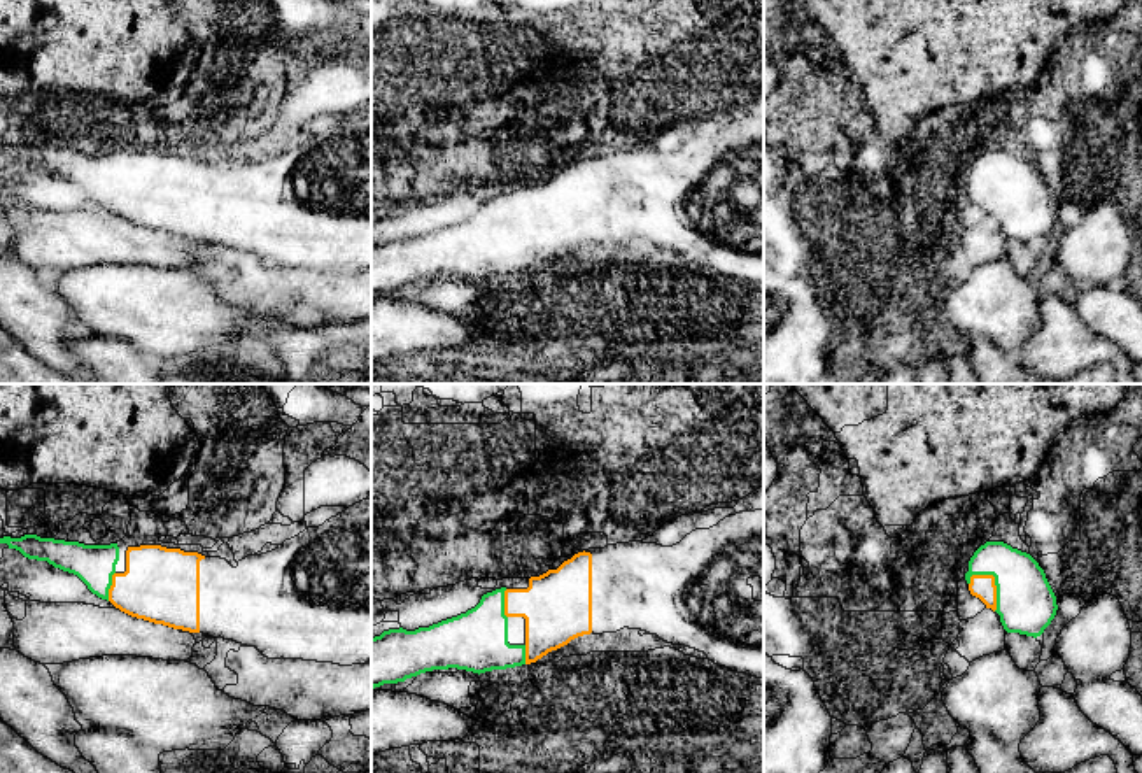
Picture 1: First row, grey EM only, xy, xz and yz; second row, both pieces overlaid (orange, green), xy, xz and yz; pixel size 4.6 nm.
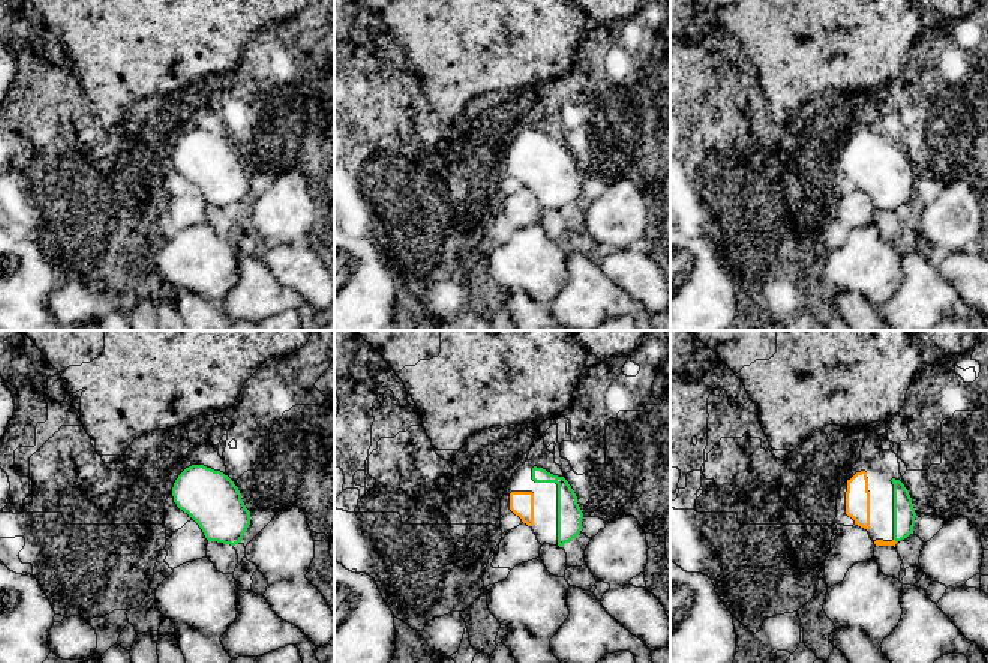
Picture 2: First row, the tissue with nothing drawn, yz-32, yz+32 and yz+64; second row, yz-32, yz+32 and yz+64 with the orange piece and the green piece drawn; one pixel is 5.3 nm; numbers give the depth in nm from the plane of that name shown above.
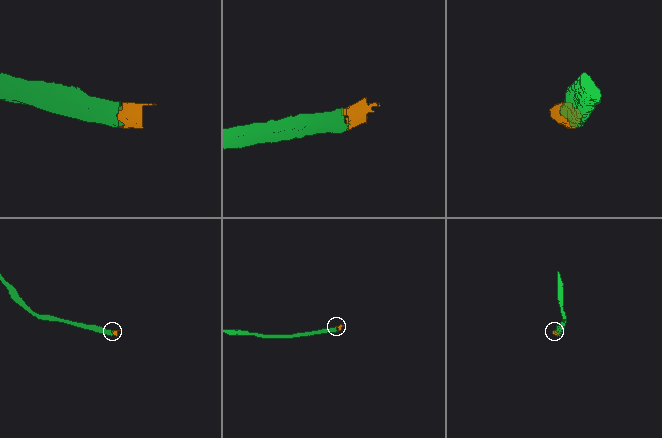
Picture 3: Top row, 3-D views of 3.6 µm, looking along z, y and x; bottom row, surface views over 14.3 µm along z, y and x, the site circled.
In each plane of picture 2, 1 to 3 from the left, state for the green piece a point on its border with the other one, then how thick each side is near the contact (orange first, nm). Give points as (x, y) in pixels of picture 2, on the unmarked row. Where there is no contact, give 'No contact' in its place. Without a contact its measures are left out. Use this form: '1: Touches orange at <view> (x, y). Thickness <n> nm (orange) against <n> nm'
1: No contact
2: No contact
3: No contact

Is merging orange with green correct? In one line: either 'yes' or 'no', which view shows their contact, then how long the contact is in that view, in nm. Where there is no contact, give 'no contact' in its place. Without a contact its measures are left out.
yes; meets orange in yz; contact 200 nm long

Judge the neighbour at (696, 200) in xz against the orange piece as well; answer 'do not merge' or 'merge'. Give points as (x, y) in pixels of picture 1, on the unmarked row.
merge

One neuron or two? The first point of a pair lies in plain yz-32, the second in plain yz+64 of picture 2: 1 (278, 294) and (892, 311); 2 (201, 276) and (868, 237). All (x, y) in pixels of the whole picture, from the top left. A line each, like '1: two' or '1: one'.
1: one
2: one

